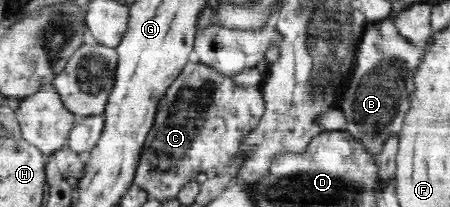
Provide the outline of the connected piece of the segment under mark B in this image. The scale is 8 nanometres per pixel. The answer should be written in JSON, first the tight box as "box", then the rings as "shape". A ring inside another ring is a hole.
{"box":[342,18,422,153],"shape":[[[390,18],[369,22],[357,49],[356,70],[342,98],[342,113],[348,122],[346,130],[362,139],[374,153],[381,151],[389,135],[399,135],[402,120],[409,110],[409,95],[413,94],[416,66],[422,47],[412,46],[396,30]]]}

